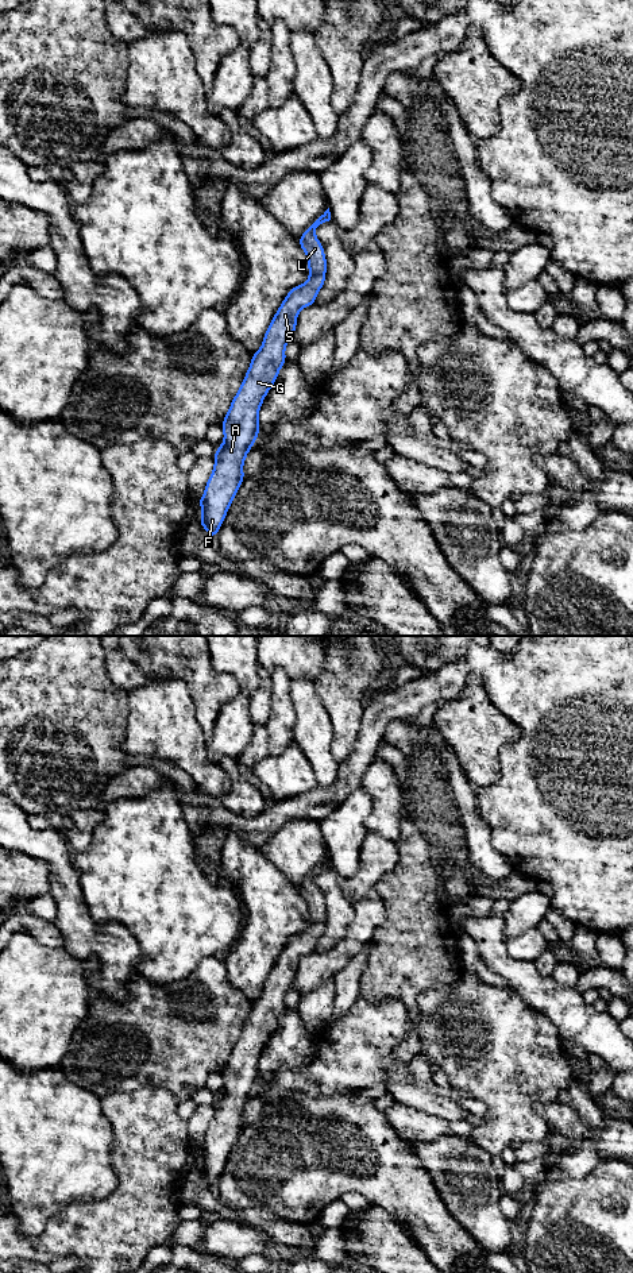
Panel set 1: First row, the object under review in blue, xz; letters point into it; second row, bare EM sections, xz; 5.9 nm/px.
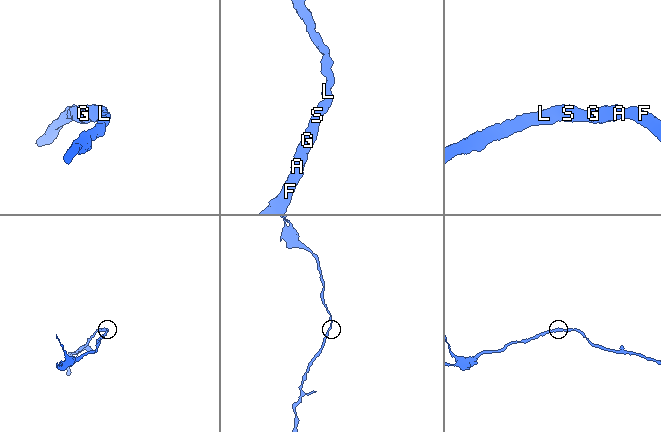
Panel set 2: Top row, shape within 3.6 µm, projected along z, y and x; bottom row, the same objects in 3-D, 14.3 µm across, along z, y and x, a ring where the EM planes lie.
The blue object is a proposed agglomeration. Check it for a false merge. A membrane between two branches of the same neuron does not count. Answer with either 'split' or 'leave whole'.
leave whole

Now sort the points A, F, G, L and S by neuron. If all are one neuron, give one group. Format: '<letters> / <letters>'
A F G L S

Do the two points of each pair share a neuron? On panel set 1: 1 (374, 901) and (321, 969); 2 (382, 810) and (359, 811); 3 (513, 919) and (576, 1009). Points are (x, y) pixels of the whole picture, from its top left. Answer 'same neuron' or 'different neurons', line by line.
1: same neuron
2: different neurons
3: different neurons

